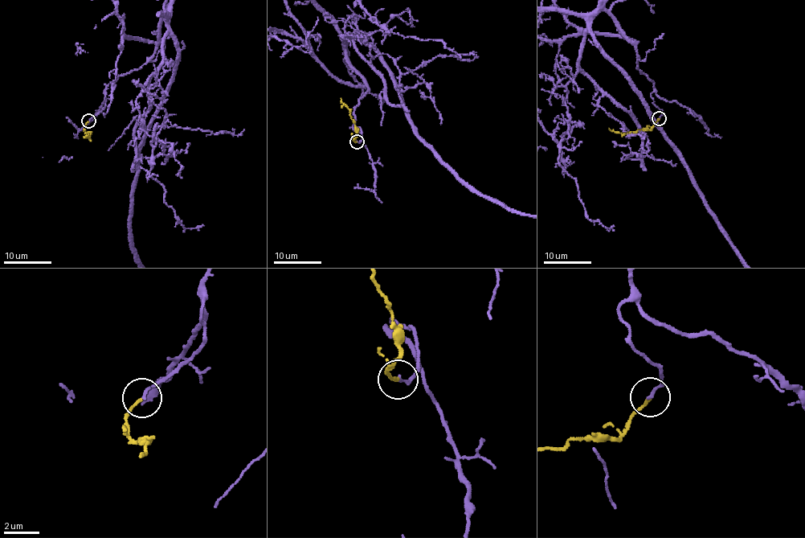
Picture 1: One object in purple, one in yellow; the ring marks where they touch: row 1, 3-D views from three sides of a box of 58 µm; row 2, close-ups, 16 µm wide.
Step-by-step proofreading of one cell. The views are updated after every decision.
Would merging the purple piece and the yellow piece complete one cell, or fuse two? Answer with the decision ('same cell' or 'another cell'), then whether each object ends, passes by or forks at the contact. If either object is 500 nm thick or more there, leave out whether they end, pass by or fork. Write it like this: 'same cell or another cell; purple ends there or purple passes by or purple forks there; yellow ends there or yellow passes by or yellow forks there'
same cell; purple ends there; yellow ends there

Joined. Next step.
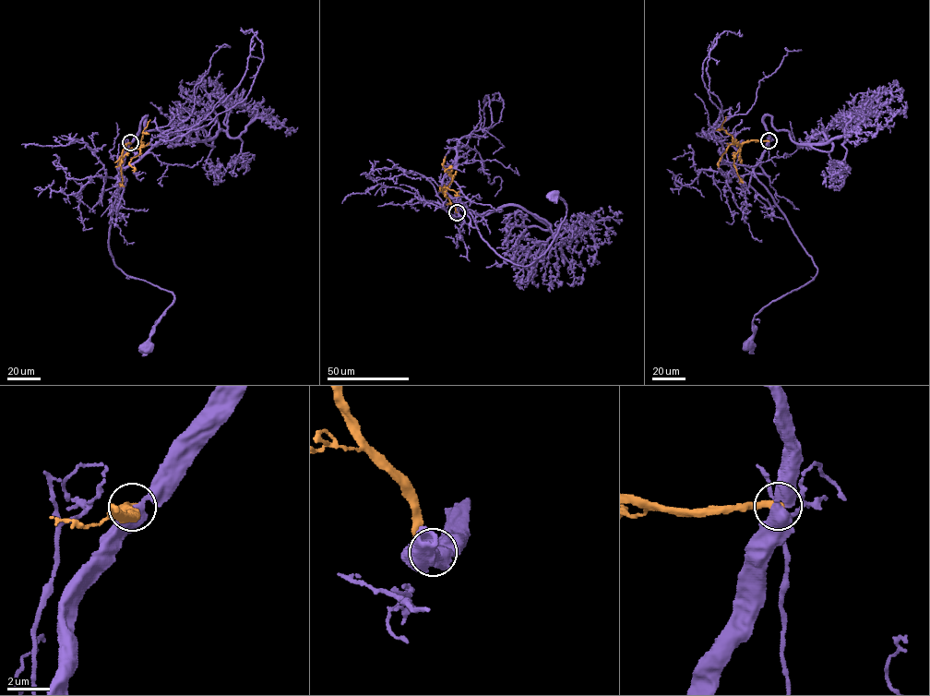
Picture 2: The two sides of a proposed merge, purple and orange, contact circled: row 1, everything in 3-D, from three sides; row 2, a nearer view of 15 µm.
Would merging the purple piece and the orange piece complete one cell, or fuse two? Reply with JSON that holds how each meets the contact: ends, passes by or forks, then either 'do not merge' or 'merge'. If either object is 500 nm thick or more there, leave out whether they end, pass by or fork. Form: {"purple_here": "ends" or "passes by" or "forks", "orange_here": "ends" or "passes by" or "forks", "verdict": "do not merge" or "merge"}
{"purple_here": "passes by", "orange_here": "ends", "verdict": "do not merge"}

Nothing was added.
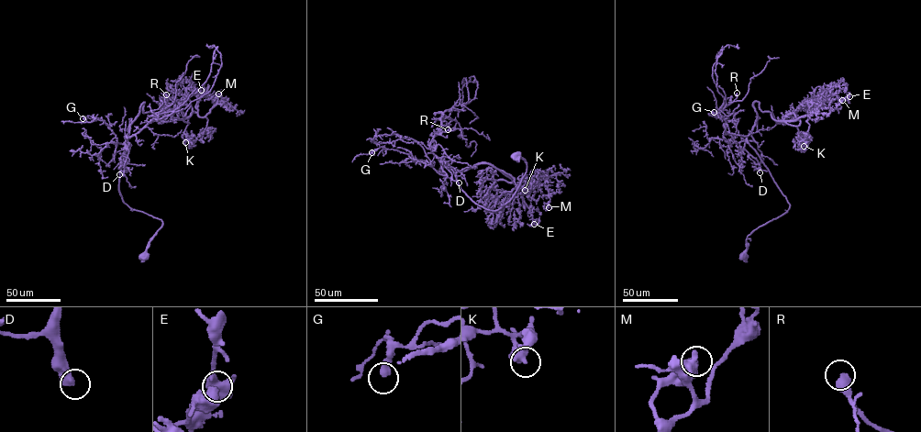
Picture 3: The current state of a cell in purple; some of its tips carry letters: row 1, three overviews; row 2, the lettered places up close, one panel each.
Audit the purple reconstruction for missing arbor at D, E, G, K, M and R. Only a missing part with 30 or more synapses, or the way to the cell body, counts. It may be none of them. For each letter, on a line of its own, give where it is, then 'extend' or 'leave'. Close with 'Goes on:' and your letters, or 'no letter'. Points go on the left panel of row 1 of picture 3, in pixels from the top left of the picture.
D: place (119, 174); extend
E: place (201, 90); leave
G: place (83, 118); leave
K: place (185, 142); leave
M: place (218, 94); leave
R: place (166, 94); extend
Goes on: D, R

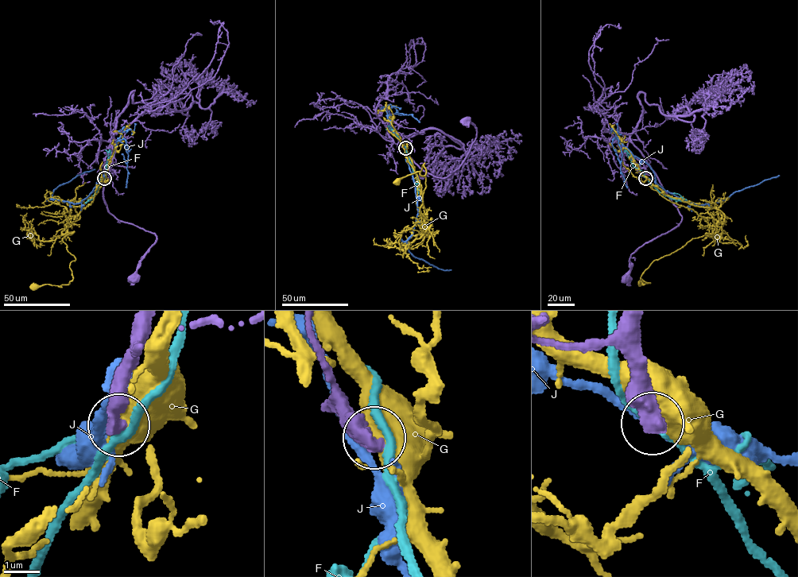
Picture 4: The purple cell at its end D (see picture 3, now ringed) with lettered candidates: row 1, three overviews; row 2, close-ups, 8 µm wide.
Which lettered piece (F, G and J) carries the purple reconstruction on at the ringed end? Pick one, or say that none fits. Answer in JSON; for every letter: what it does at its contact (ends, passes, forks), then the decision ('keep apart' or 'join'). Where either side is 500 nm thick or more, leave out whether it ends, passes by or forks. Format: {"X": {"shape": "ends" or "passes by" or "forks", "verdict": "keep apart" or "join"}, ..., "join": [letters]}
{"F": {"shape": "passes by", "verdict": "keep apart"}, "G": {"verdict": "keep apart"}, "J": {"verdict": "keep apart"}, "join": []}

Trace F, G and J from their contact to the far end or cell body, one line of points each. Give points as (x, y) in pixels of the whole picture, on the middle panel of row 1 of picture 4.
F: (405, 148), (418, 179), (418, 191), (413, 180)
G: (404, 148), (428, 230), (431, 220), (419, 211), (424, 163), (424, 176), (418, 171), (397, 182)
J: (404, 148), (415, 184), (418, 215), (413, 234), (406, 241), (407, 247), (415, 257), (440, 269), (451, 270)

